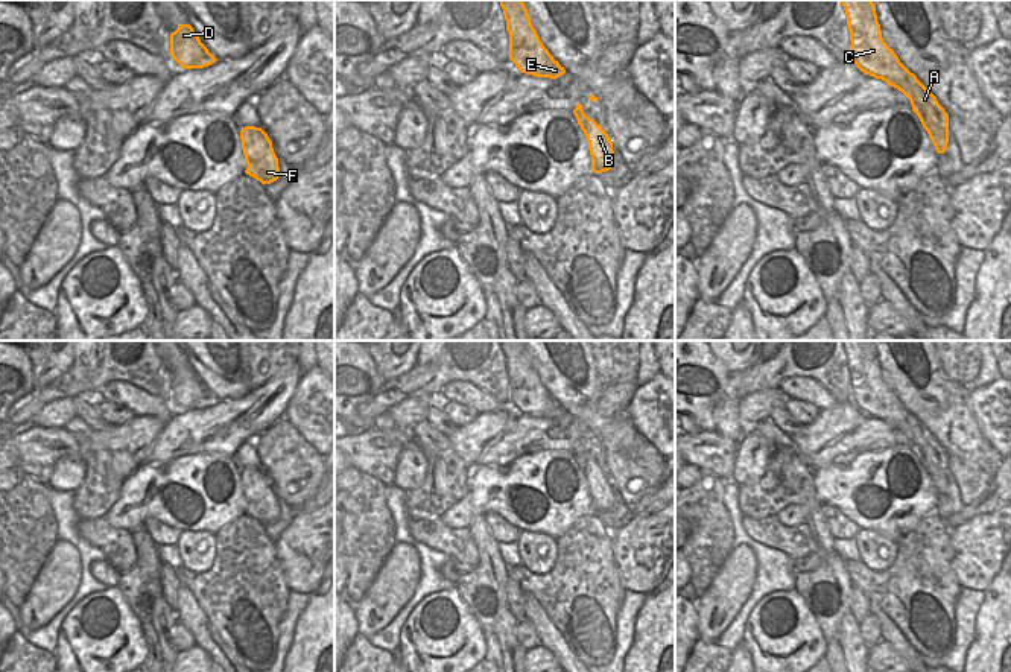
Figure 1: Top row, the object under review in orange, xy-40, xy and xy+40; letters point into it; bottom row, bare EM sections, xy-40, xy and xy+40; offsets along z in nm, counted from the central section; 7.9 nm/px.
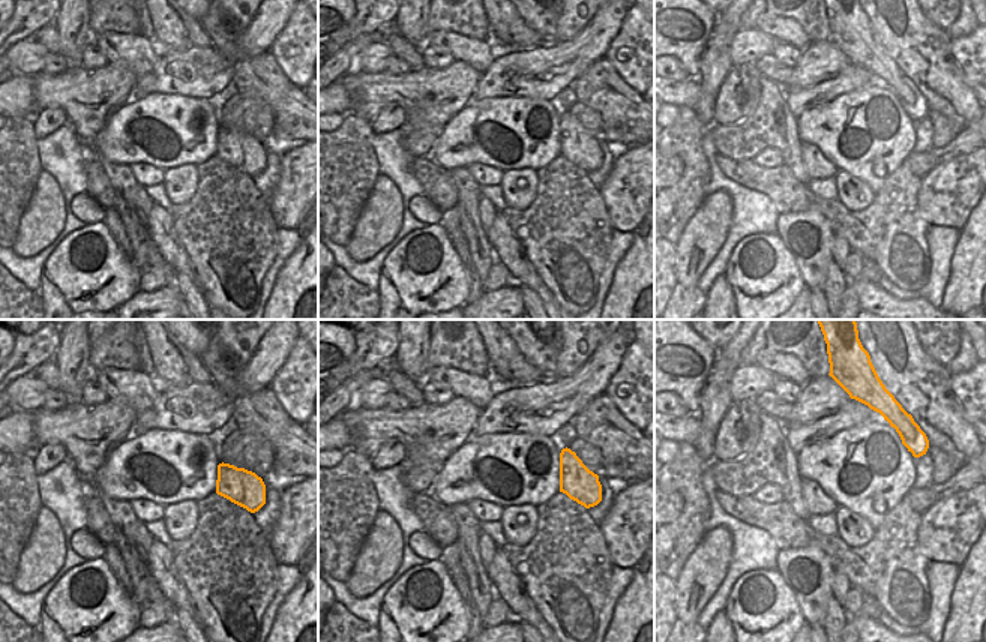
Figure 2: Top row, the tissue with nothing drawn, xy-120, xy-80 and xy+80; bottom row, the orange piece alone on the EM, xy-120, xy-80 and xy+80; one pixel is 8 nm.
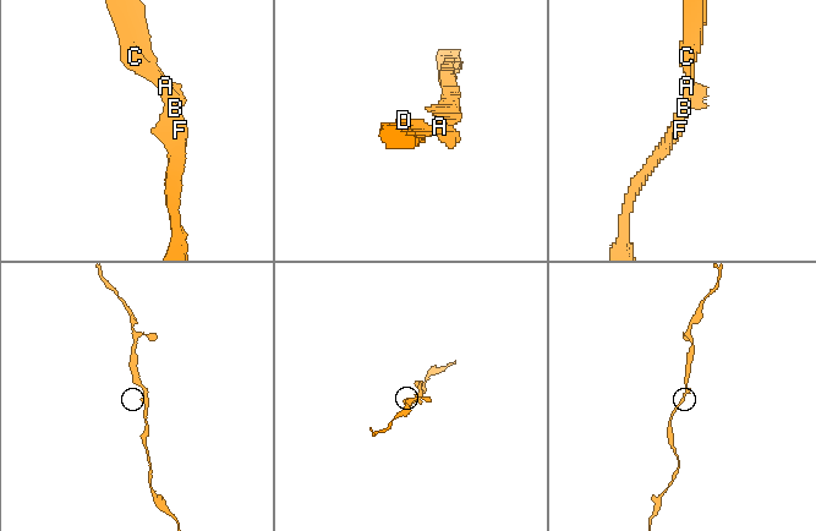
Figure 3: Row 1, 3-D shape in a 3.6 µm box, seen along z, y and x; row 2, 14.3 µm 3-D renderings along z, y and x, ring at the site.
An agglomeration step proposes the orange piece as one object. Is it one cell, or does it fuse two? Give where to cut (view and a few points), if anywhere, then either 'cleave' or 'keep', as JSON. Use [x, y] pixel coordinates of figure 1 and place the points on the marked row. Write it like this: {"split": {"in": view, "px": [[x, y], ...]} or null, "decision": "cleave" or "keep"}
{"split": null, "decision": "keep"}

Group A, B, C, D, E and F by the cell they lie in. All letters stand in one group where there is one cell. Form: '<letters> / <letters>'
A B C D E F

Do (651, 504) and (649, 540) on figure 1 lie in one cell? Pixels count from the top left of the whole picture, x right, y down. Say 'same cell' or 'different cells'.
different cells

